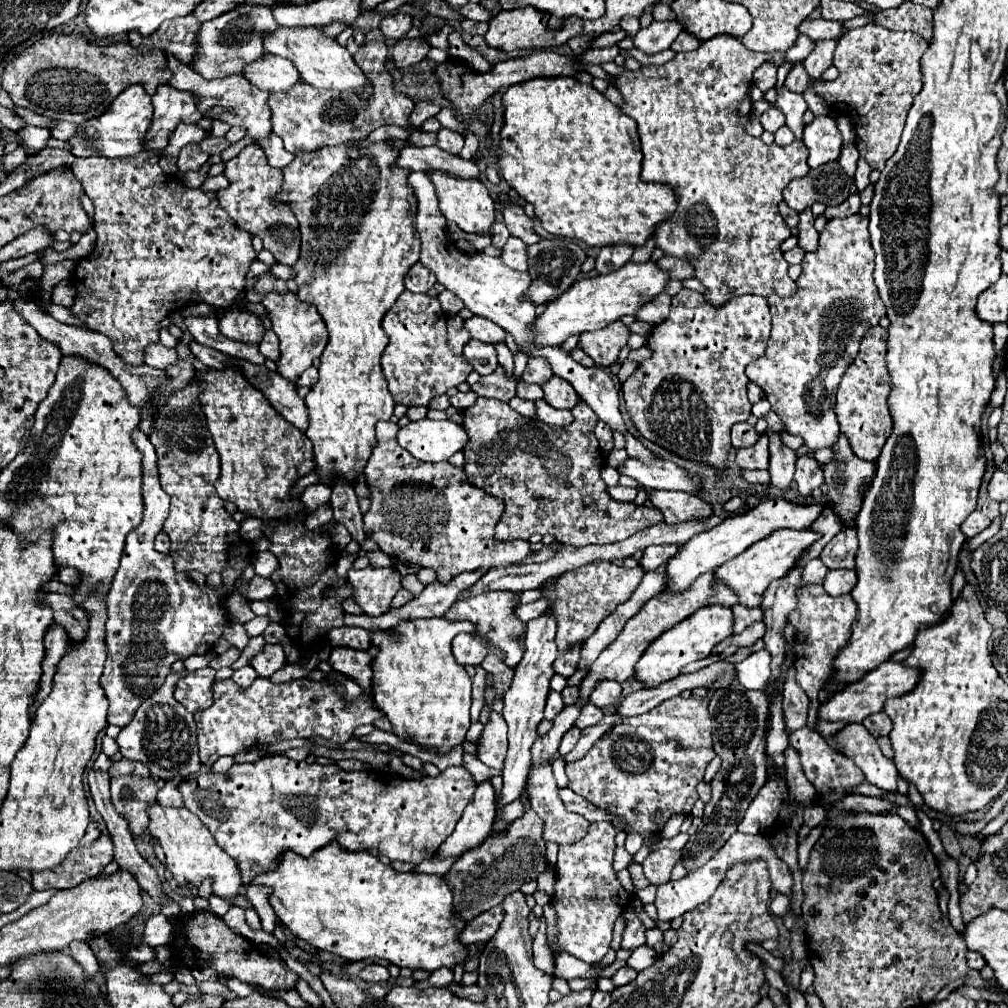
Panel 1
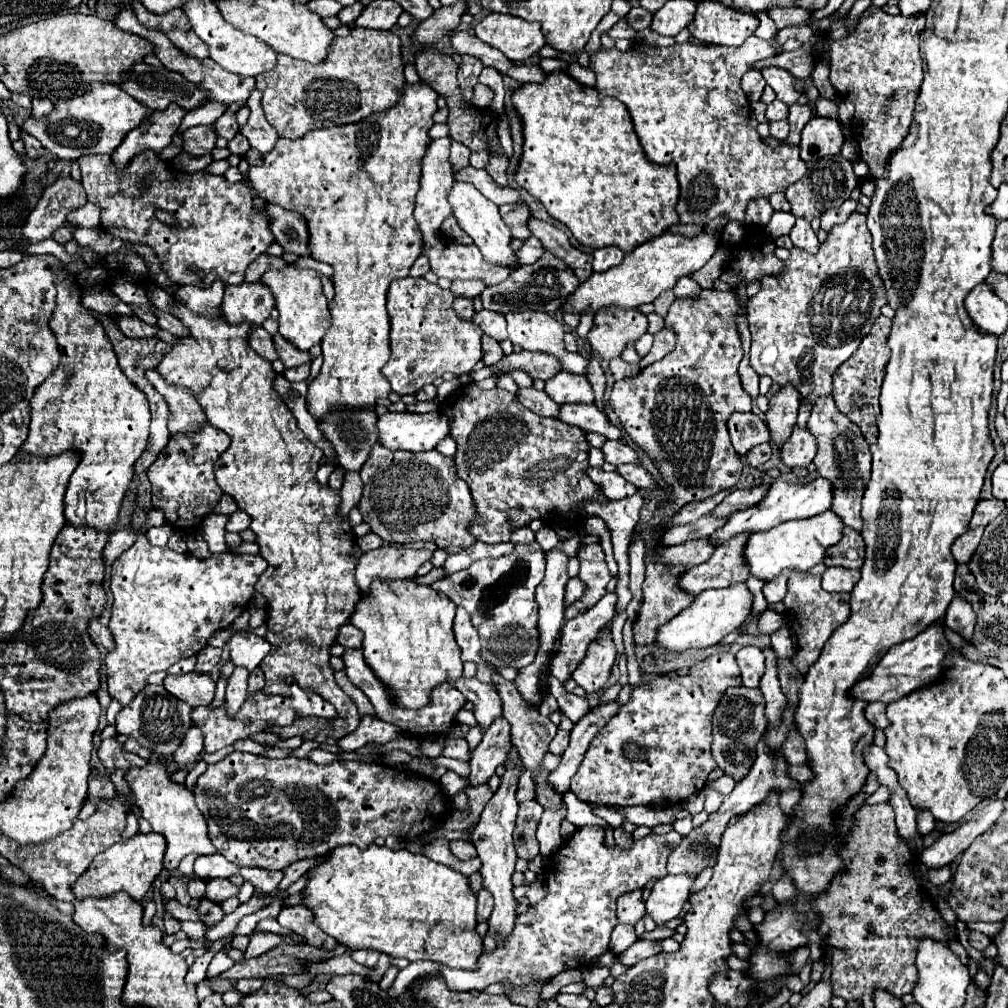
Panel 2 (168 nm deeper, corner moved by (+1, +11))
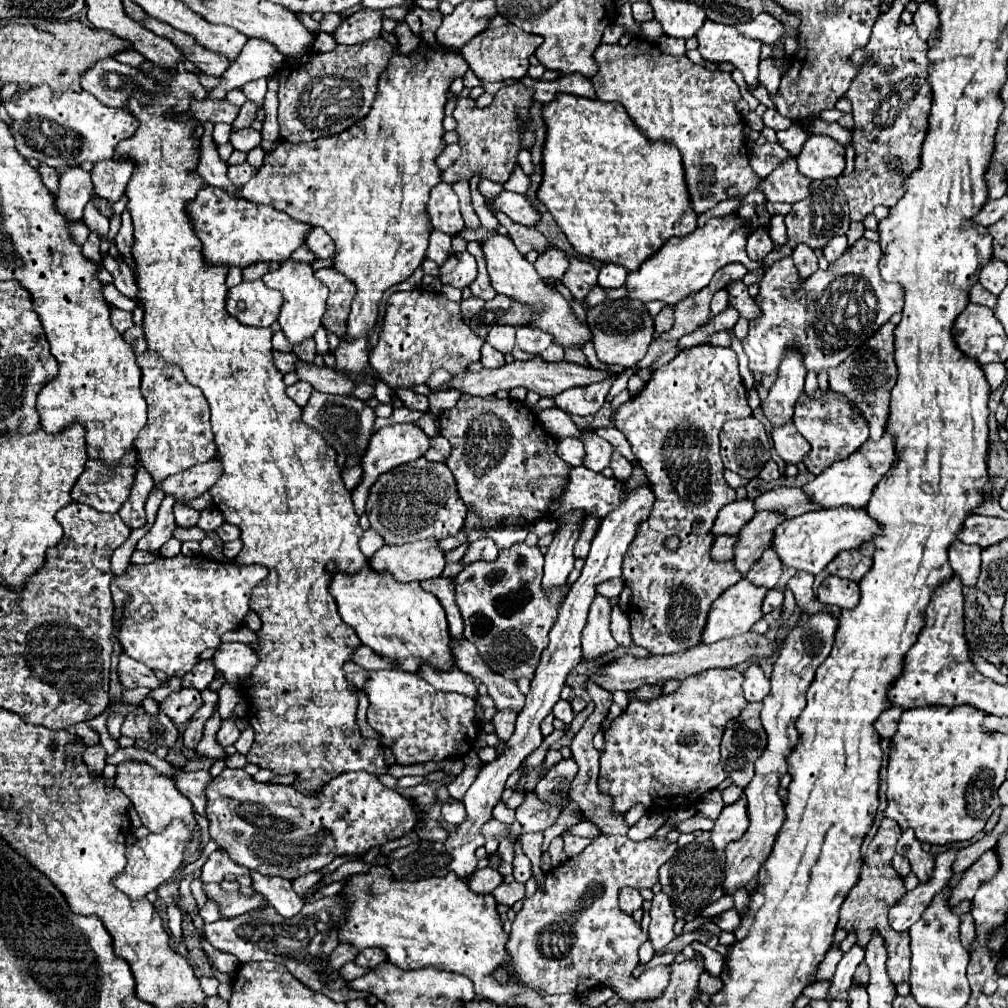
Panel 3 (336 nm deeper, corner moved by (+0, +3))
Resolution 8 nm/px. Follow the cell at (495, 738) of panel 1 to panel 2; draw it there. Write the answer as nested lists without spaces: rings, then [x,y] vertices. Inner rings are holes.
[[[459,678],[453,686],[457,686],[463,696],[473,702],[473,714],[481,732],[485,732],[493,720],[501,718],[501,698],[491,684],[479,682],[477,678]]]

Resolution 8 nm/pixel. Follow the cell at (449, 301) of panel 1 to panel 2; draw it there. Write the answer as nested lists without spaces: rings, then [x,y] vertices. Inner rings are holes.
[[[455,280],[449,290],[457,298],[459,296],[463,296],[463,298],[475,298],[475,296],[479,296],[483,292],[483,288],[485,288],[485,284],[479,282],[479,280]]]

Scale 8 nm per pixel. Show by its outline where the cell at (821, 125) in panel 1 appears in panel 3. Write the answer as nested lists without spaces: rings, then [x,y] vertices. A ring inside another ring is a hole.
[[[810,136],[796,156],[798,170],[812,180],[838,178],[844,172],[844,146],[830,136]]]

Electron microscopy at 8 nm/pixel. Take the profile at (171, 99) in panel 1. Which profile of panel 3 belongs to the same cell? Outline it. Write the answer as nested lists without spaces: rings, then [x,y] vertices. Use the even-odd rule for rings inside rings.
[[[104,160],[102,164],[94,164],[92,168],[92,184],[94,194],[98,198],[106,198],[110,204],[116,204],[124,196],[124,188],[132,176],[134,164],[128,160]]]

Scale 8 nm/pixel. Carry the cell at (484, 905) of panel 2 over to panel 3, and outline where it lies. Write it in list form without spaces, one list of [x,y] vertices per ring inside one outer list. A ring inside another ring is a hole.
[[[512,882],[512,884],[500,884],[494,892],[496,902],[506,904],[506,906],[514,906],[518,900],[524,900],[526,896],[526,886],[520,882]]]

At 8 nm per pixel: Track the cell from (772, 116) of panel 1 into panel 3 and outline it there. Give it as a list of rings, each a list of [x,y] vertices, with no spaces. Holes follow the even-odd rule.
[[[768,108],[768,110],[764,112],[762,120],[764,120],[764,124],[766,124],[768,128],[772,128],[772,130],[776,130],[776,132],[778,132],[778,130],[786,130],[786,128],[792,126],[792,120],[780,116],[778,112],[774,112],[774,108]]]

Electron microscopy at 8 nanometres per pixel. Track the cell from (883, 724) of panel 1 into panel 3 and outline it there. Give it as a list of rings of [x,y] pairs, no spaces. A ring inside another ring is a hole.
[[[894,706],[894,708],[888,708],[886,712],[880,714],[880,718],[876,722],[876,730],[882,738],[892,738],[894,736],[894,732],[898,730],[898,720],[900,720],[902,712],[904,712],[904,708]]]

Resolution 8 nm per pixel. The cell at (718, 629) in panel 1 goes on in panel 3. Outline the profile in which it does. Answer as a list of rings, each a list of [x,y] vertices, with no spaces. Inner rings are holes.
[[[746,578],[722,592],[710,608],[702,642],[712,644],[748,632],[752,624],[762,618],[760,606],[766,598],[766,592],[766,586],[756,586]]]

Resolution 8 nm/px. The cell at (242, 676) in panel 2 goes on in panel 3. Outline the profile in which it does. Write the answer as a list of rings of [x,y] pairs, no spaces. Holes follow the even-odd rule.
[[[228,720],[228,722],[222,722],[222,728],[216,734],[216,742],[222,748],[228,748],[228,746],[232,746],[238,740],[238,736],[240,736],[240,730],[236,728],[236,724],[232,720]]]

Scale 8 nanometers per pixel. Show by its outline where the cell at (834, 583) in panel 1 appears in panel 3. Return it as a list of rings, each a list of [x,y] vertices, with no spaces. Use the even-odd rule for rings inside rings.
[[[828,576],[818,586],[818,600],[828,606],[854,608],[860,600],[860,588],[856,582],[850,582],[838,576]]]

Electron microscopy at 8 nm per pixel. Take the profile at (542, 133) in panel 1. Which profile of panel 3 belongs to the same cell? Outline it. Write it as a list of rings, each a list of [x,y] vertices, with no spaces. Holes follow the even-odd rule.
[[[560,94],[544,106],[542,114],[548,126],[548,138],[544,144],[544,182],[538,190],[538,200],[546,204],[578,254],[636,272],[668,238],[686,236],[696,230],[698,214],[690,204],[680,152],[664,140],[648,140],[622,104]]]

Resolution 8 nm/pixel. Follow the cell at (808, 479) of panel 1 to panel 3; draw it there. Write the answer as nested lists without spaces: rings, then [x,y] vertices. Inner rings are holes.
[[[792,422],[786,424],[784,428],[772,428],[770,436],[774,440],[774,448],[778,456],[788,464],[802,462],[802,458],[810,452],[810,444],[806,442],[806,438],[798,434]]]

